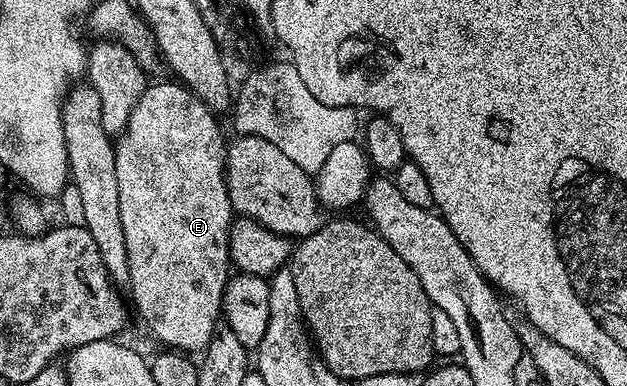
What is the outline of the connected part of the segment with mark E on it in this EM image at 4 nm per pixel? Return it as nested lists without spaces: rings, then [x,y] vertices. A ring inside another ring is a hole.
[[[170,81],[148,85],[129,116],[127,129],[113,146],[121,232],[127,253],[126,285],[131,286],[131,298],[157,341],[175,352],[203,352],[216,332],[223,287],[229,277],[227,236],[233,211],[227,195],[225,141],[219,135],[211,107],[186,86]]]

